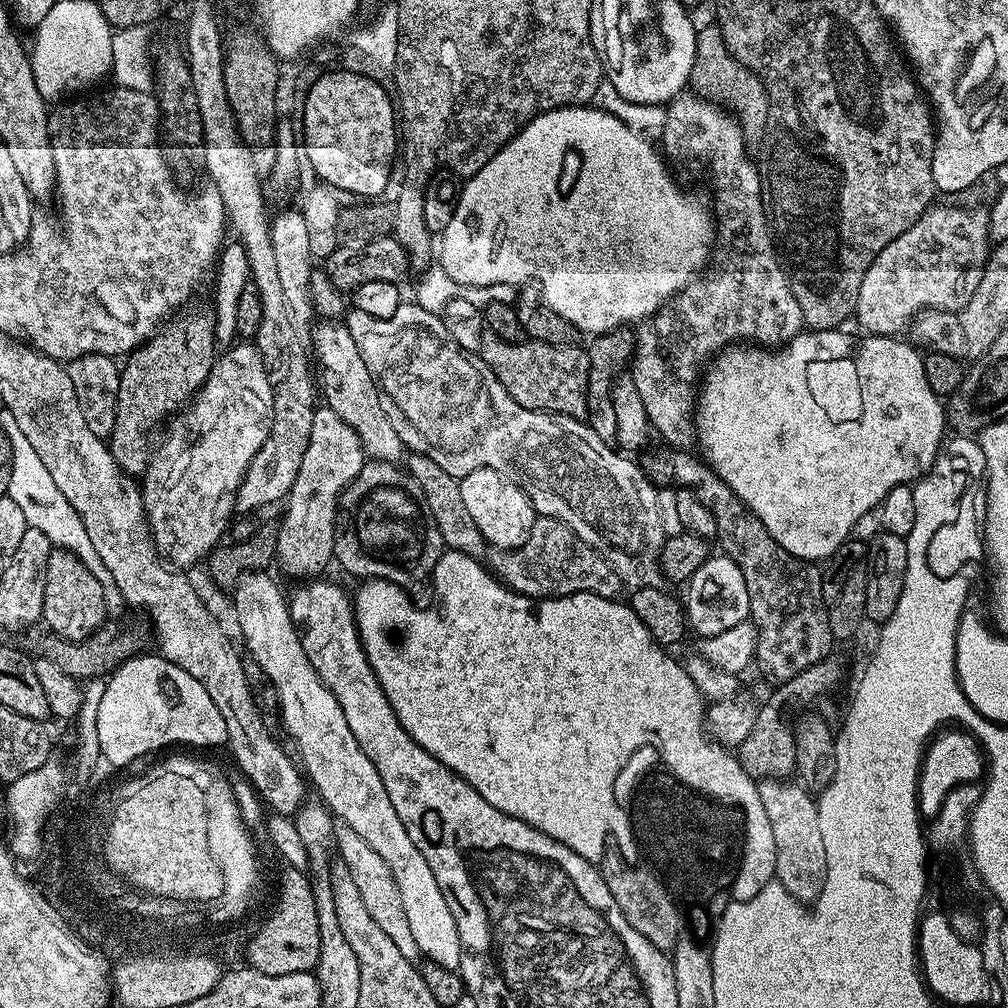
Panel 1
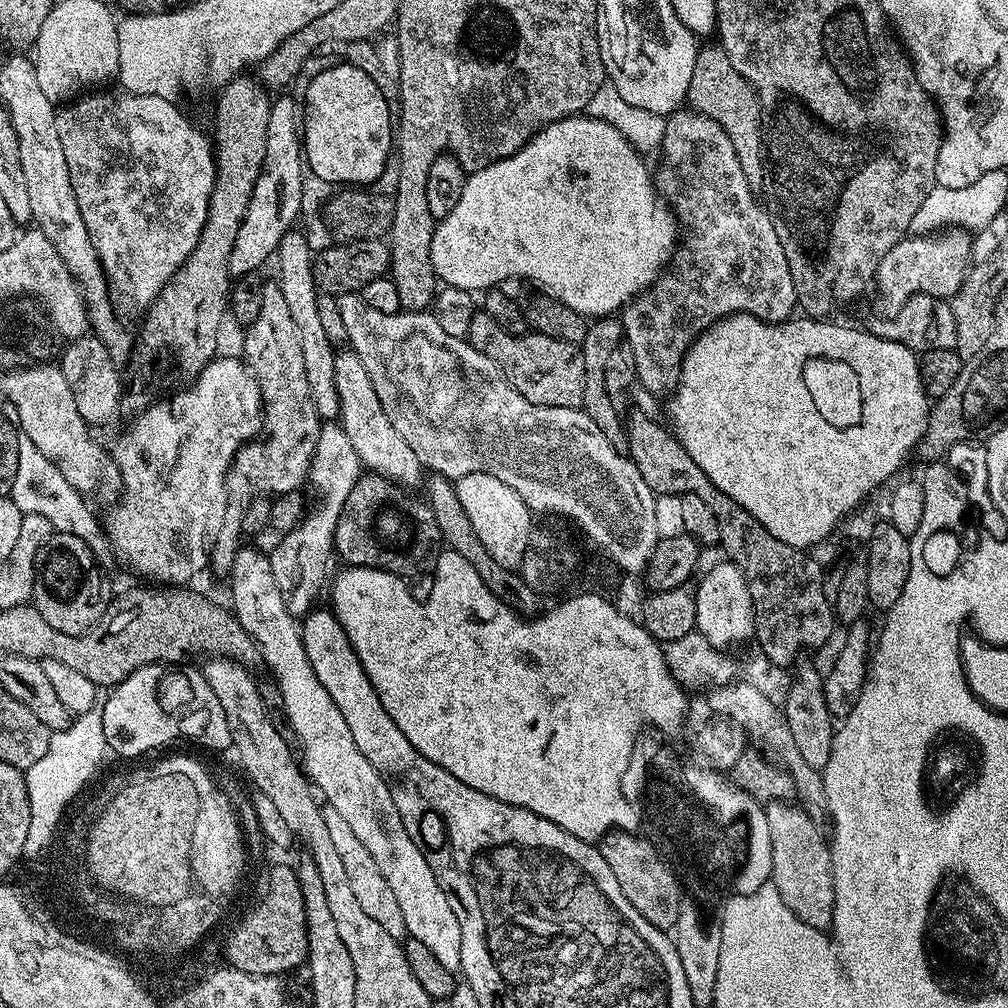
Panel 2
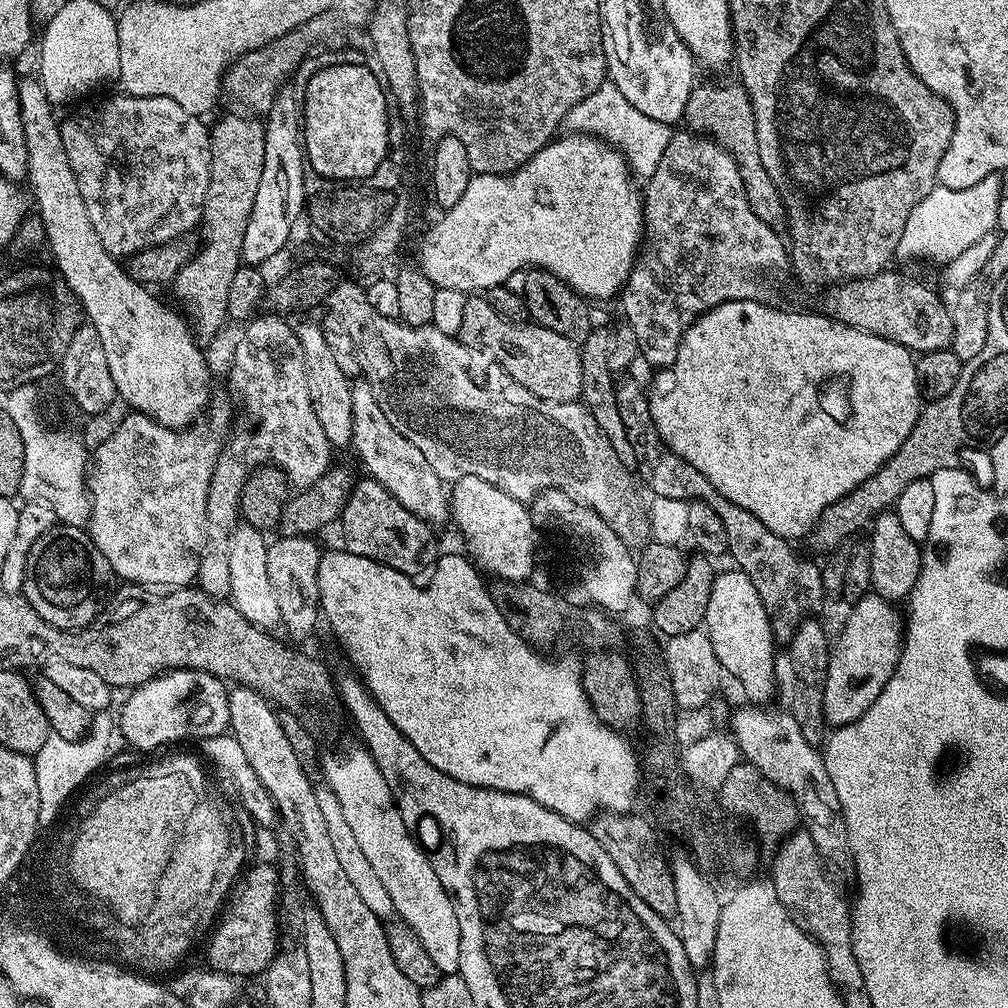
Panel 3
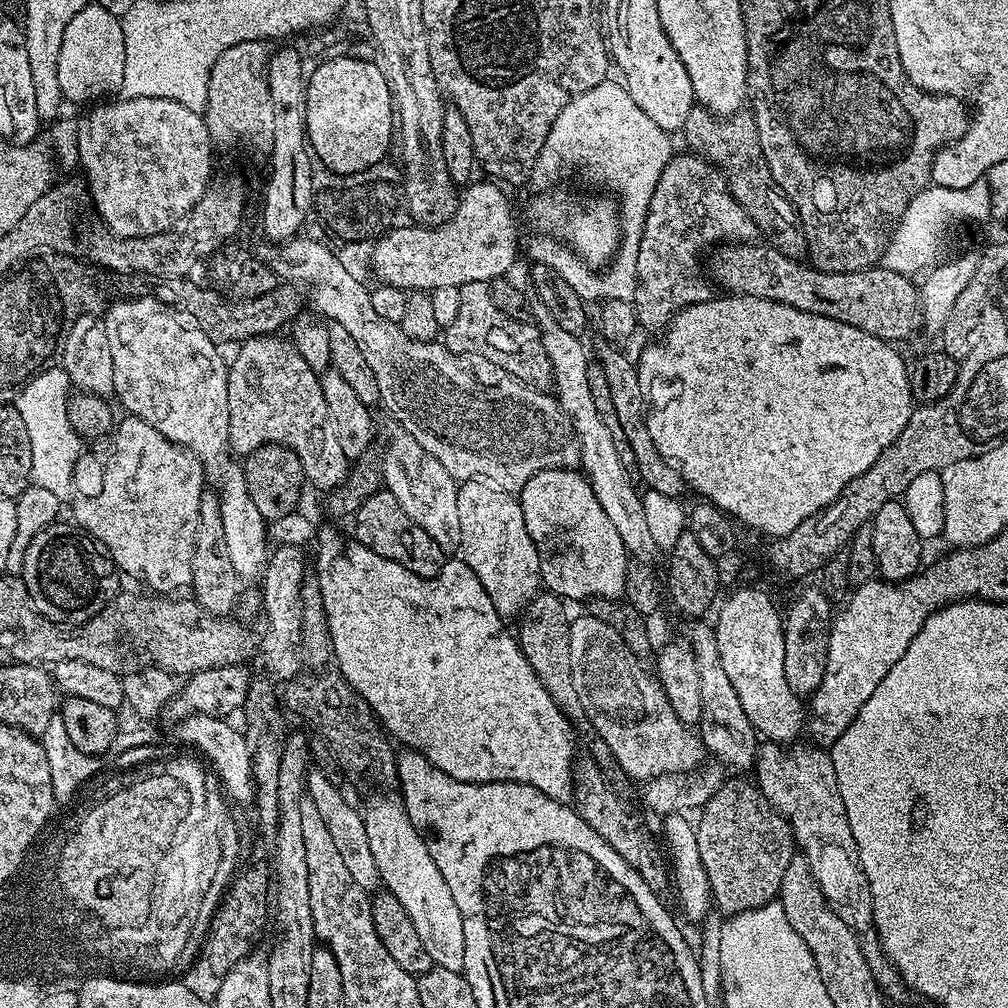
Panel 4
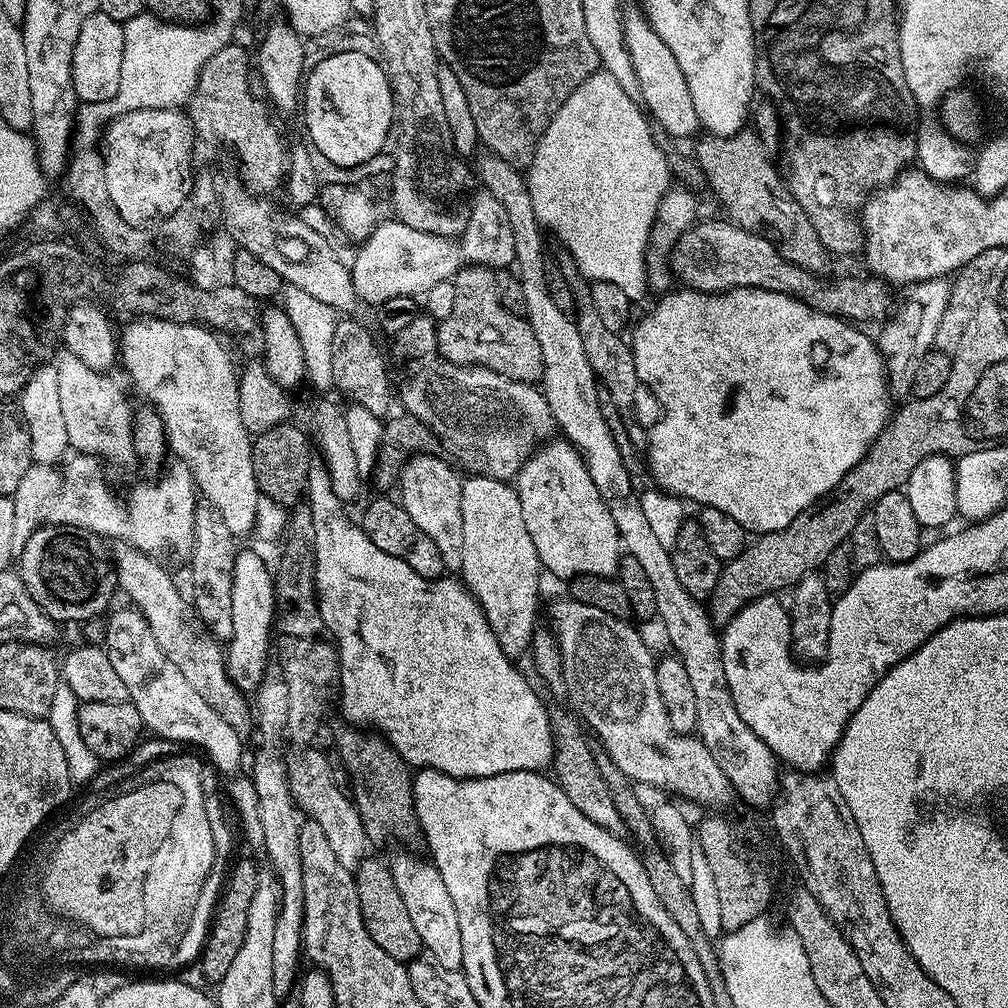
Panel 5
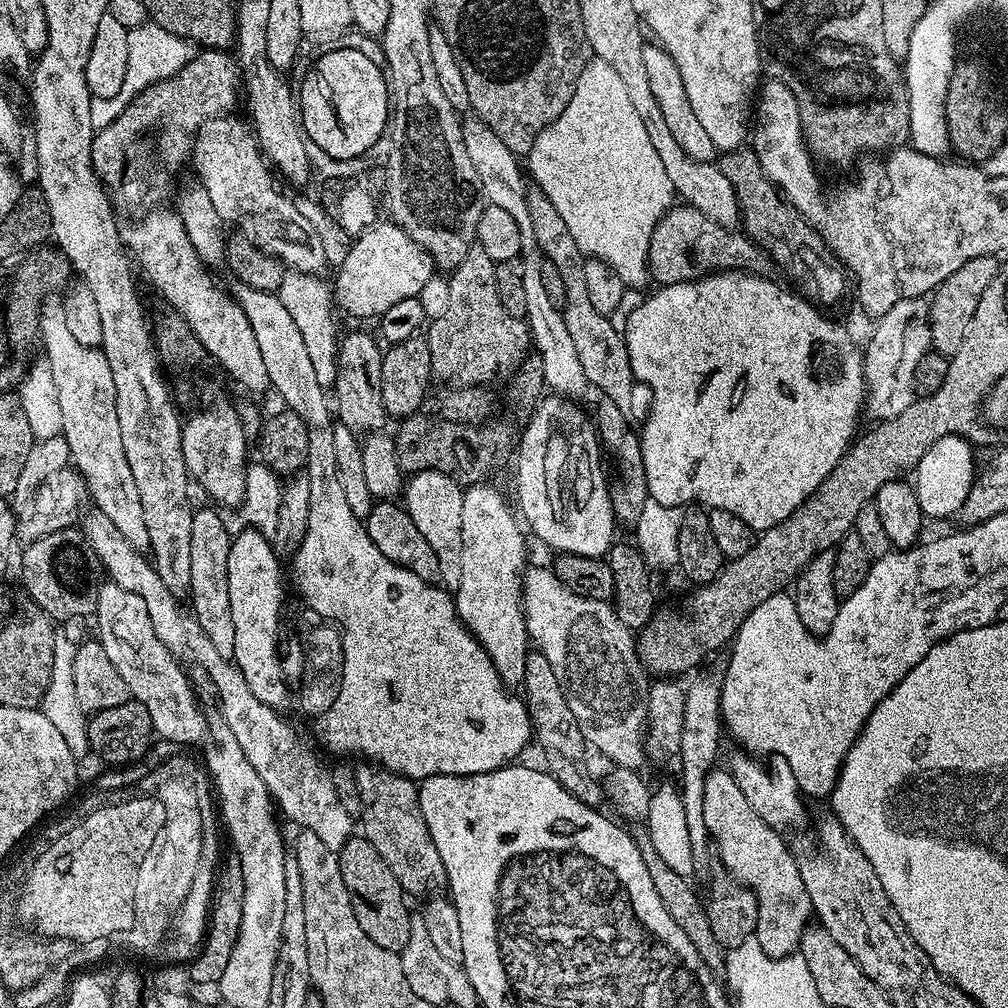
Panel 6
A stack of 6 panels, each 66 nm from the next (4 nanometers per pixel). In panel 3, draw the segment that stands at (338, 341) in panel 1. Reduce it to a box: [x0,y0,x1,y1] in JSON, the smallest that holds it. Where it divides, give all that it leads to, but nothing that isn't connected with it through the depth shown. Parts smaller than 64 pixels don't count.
[351,378,450,526]

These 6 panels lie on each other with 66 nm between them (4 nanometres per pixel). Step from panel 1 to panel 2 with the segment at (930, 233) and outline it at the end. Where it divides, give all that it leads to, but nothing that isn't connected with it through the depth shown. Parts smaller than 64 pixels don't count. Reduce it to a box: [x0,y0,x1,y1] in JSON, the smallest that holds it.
[874,228,973,310]

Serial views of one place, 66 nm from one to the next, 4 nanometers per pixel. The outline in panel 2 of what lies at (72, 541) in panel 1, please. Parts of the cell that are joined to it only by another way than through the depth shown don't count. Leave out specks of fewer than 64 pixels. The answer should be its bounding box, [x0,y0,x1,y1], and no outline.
[10,437,116,571]

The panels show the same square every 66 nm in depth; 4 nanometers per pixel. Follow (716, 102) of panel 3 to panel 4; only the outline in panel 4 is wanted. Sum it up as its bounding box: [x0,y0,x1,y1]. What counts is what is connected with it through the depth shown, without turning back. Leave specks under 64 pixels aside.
[682,106,808,260]

